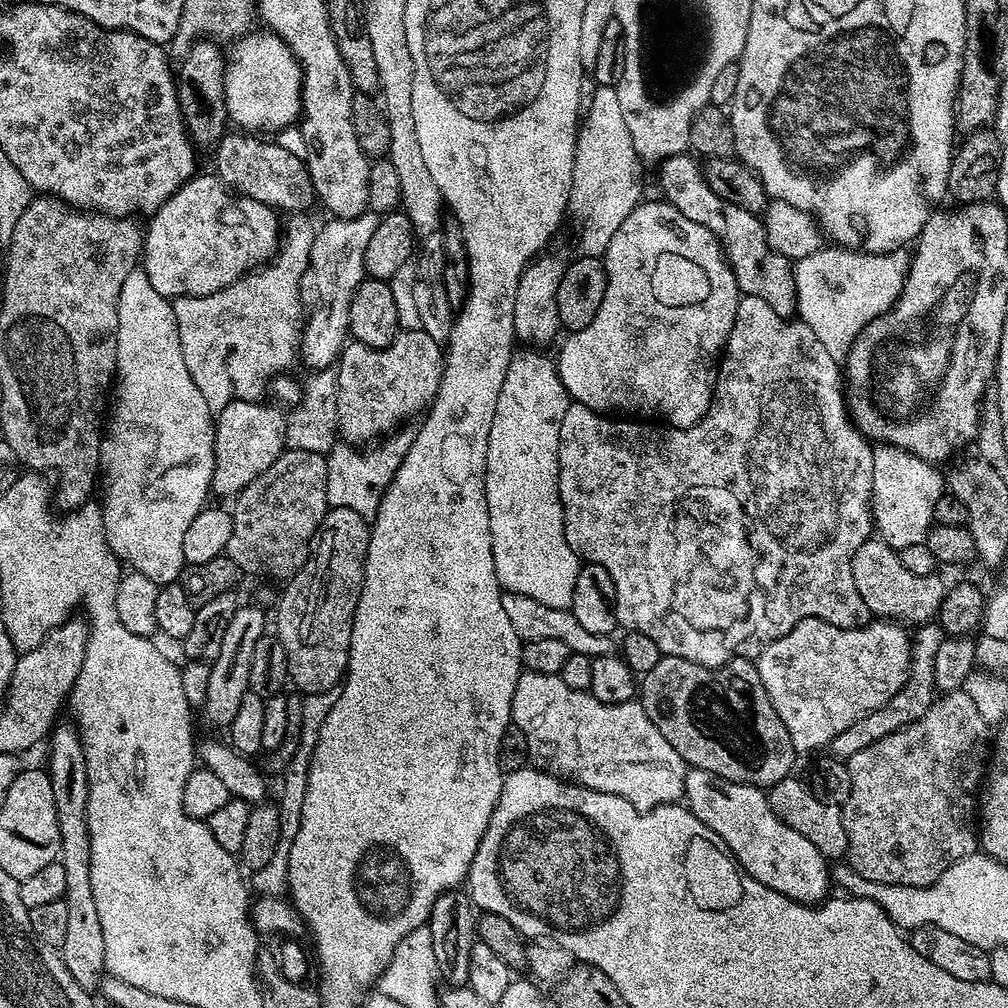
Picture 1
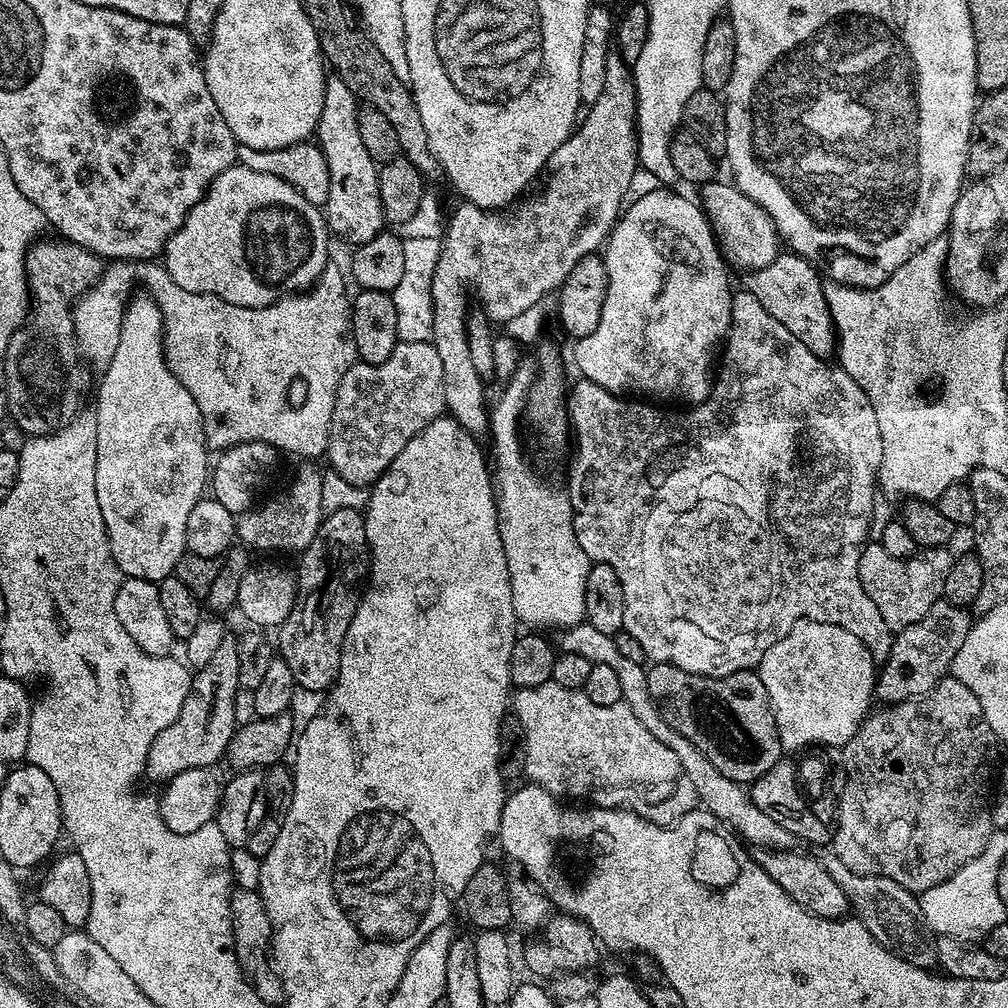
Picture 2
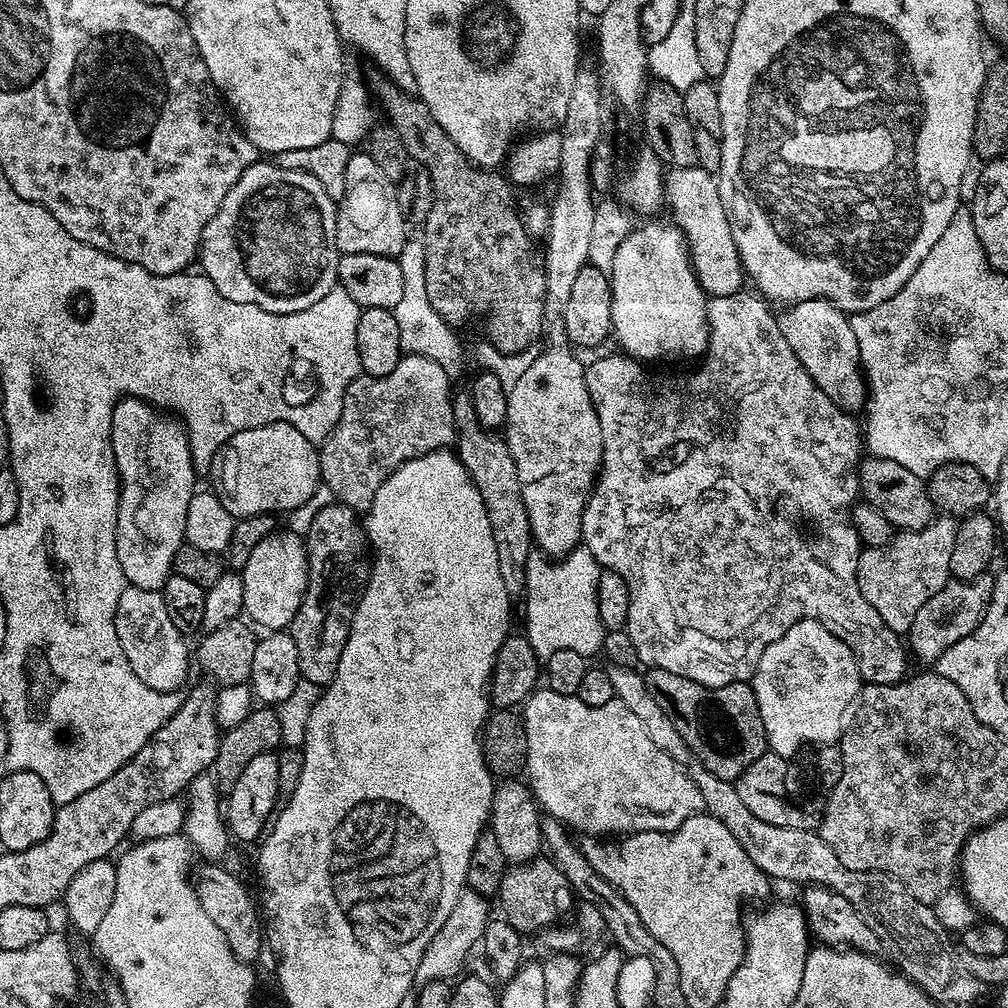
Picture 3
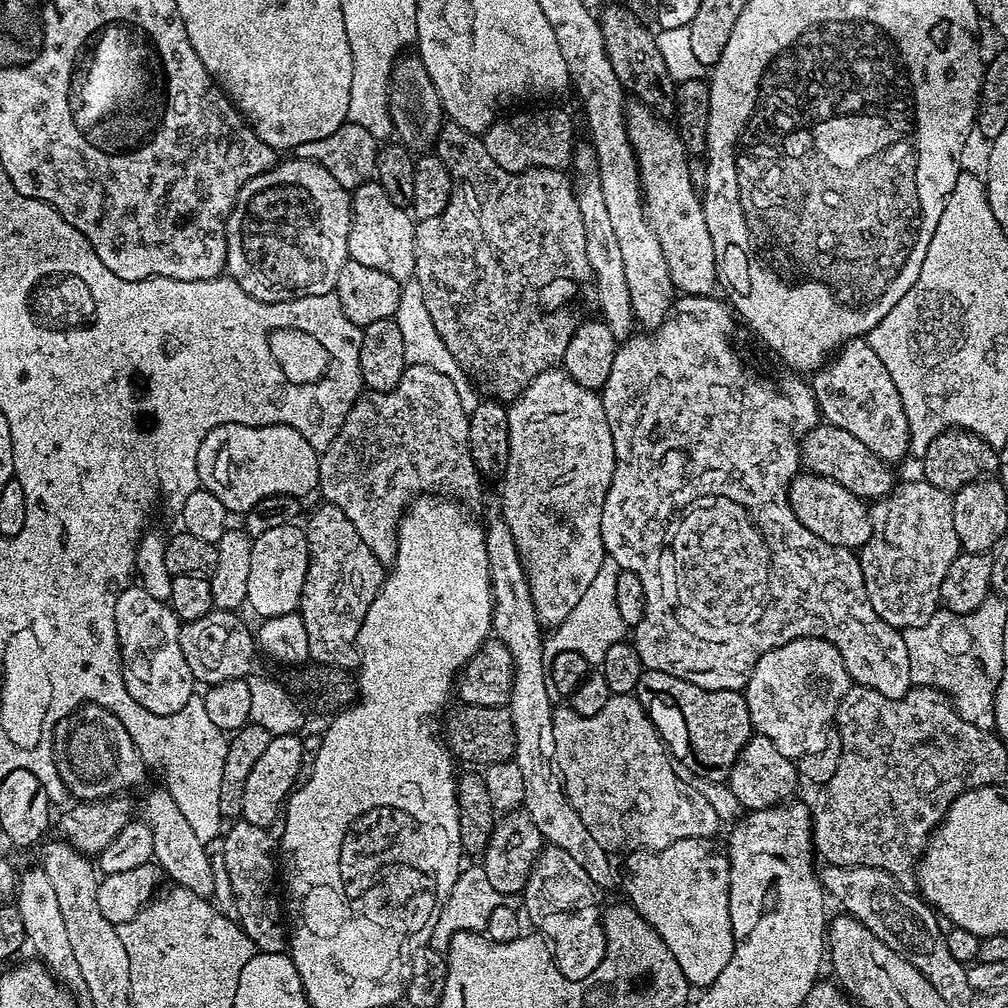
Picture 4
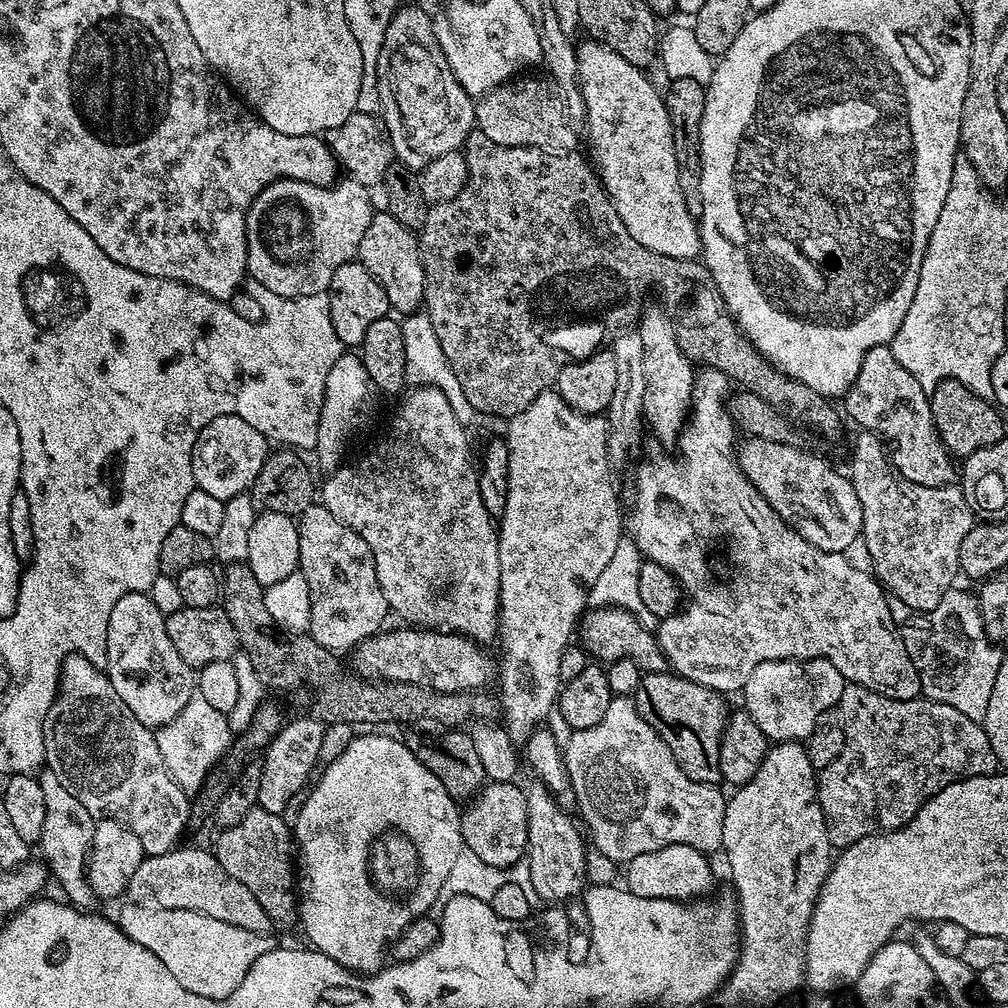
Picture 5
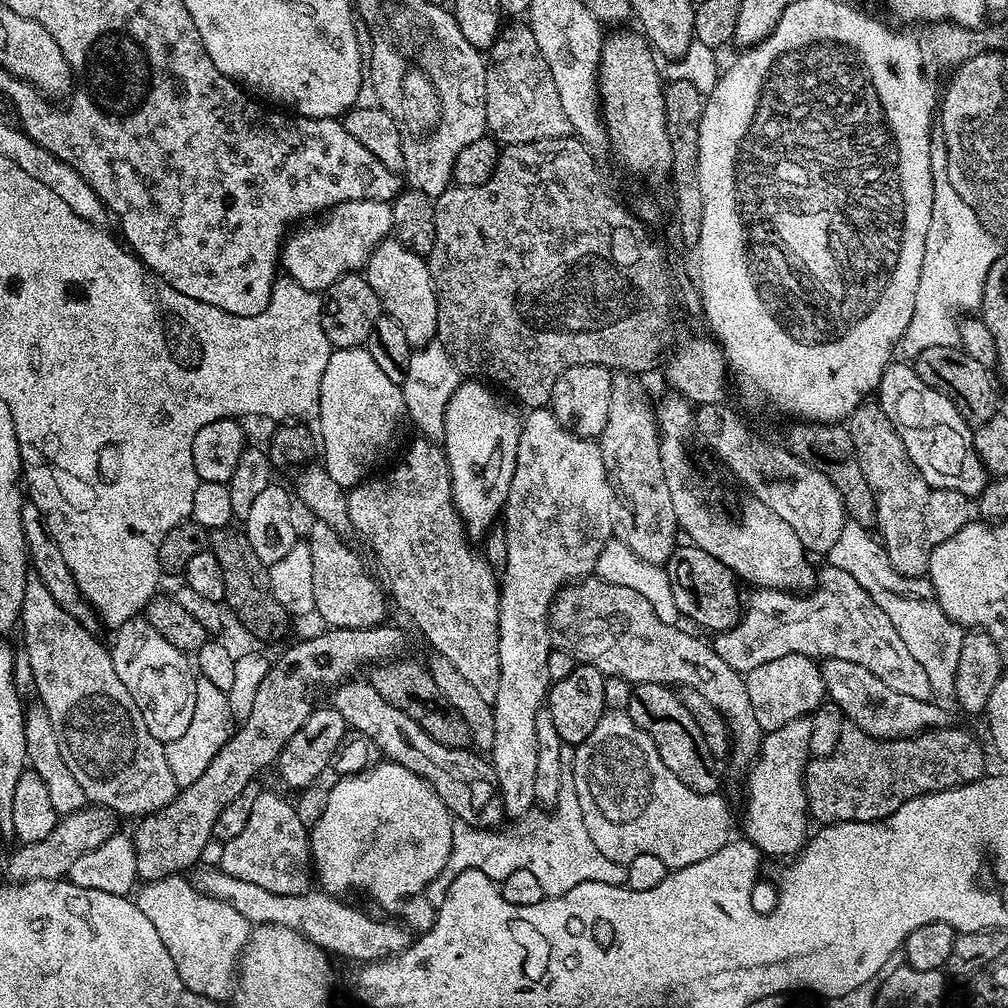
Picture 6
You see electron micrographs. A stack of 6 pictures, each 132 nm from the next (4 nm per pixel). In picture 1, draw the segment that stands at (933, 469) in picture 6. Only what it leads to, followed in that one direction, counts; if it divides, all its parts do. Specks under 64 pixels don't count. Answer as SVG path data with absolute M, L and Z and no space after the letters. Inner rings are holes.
M681 154L659 165L663 199L673 204L690 221L698 222L713 232L743 295L762 298L762 302L766 302L774 314L791 317L796 312L796 274L793 265L768 245L768 234L764 231L761 217L749 210L742 210L733 202L726 202L726 198L718 198L718 194L710 190L701 165L695 162L691 155Z

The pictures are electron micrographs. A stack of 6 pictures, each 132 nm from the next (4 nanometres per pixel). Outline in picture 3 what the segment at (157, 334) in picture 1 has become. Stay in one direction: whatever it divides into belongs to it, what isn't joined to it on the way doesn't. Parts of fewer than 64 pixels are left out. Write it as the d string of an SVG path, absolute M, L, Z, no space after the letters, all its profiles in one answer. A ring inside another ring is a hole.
M125 398L119 400L112 411L112 453L114 454L116 470L120 477L120 501L118 502L118 522L116 523L118 566L122 566L122 574L124 575L125 581L131 587L150 590L151 592L160 592L164 584L168 581L169 576L173 575L172 563L174 562L174 554L178 554L180 547L186 543L184 531L186 530L187 504L190 502L192 494L198 488L198 485L196 485L198 473L192 461L192 455L190 454L188 434L184 431L183 423L175 415L149 404L147 400Z

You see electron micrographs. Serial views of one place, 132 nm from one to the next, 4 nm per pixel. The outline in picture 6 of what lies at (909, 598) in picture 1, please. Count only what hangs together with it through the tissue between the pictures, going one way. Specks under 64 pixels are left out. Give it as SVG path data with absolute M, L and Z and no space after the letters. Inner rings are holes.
M861 402L847 417L846 427L854 442L856 460L866 474L872 491L876 493L874 515L880 523L880 532L885 552L894 570L900 576L923 577L928 570L928 555L946 538L950 538L962 526L969 523L969 497L954 490L932 488L920 476L920 472L910 462L904 449L902 438L888 419L888 415L875 403Z

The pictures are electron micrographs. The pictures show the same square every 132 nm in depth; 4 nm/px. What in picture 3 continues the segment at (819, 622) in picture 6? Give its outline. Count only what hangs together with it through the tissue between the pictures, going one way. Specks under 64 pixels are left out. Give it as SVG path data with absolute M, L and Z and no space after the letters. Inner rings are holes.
M748 290L711 297L708 301L708 349L705 350L702 359L697 363L701 364L685 380L671 380L668 376L651 376L644 369L647 367L641 361L633 360L627 354L600 356L592 365L589 363L585 367L586 390L590 394L594 410L598 414L598 426L602 426L602 462L600 463L600 474L596 477L596 484L592 487L592 493L588 495L588 501L582 514L580 535L583 547L588 548L590 554L594 554L594 558L600 563L601 569L622 574L622 578L630 590L630 614L628 615L626 631L630 634L630 642L634 642L634 650L638 650L641 665L658 670L670 670L670 674L682 674L682 678L690 678L702 686L710 686L711 688L726 686L739 680L748 682L751 681L752 675L756 672L758 658L762 658L762 650L766 650L766 646L770 646L770 642L778 642L778 638L782 638L782 634L786 634L786 630L790 630L790 626L794 626L794 622L817 620L822 622L822 626L826 626L826 630L830 630L830 634L842 638L842 642L846 642L846 646L850 646L850 650L854 654L854 662L858 666L860 678L864 684L899 684L901 680L905 679L906 673L909 671L909 669L907 670L909 657L906 655L906 644L897 632L890 630L890 626L886 626L886 622L882 622L882 618L878 618L878 610L874 610L874 606L870 606L870 602L866 602L866 598L862 598L862 590L858 590L858 558L862 551L862 543L852 520L846 515L861 495L858 475L862 459L861 425L856 425L857 417L855 415L843 412L837 404L830 402L830 398L826 398L826 394L822 394L822 390L818 390L814 378L810 378L810 374L806 374L806 366L802 366L802 362L798 362L798 354L794 354L794 350L790 350L790 342L786 342L786 338L782 338L779 319L774 315L774 312L772 316L772 312L768 308L771 308L769 301Z

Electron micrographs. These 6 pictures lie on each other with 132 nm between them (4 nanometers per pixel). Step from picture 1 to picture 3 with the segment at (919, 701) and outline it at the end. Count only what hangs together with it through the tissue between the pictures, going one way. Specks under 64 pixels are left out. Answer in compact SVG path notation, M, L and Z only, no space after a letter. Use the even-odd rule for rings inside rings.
M985 574L976 580L957 580L949 579L946 586L942 586L942 590L938 590L938 594L934 594L934 598L930 598L930 602L926 602L926 606L922 606L922 610L918 610L918 614L914 614L914 622L910 626L910 630L906 633L906 644L910 649L911 655L917 656L920 660L925 660L925 665L935 665L936 659L954 646L954 642L962 642L962 638L966 638L966 634L970 634L982 622L982 618L986 614L986 606L990 602L990 594L992 593L993 577Z

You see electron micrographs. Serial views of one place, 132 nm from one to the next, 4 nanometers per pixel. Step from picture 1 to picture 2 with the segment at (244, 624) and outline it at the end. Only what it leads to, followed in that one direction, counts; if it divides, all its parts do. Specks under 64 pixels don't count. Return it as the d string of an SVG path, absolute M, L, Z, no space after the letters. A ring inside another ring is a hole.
M225 634L222 646L218 646L217 652L210 657L210 662L206 662L206 666L193 675L190 690L182 702L182 710L178 710L178 718L174 718L174 722L170 722L170 726L166 726L166 730L162 730L158 738L154 738L144 763L144 776L147 779L167 782L182 774L182 770L212 768L216 763L221 763L225 759L227 747L230 746L231 736L238 727L234 702L241 690L238 674L238 640L235 635L232 637L232 634Z

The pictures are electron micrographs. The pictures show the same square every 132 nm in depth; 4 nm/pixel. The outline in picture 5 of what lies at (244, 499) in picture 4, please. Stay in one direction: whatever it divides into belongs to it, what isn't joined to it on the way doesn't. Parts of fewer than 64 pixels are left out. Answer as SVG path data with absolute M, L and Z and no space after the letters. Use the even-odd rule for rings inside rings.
M237 416L214 418L205 424L192 448L192 473L196 487L222 501L248 492L256 483L269 451L270 441L261 432L254 430L250 422Z

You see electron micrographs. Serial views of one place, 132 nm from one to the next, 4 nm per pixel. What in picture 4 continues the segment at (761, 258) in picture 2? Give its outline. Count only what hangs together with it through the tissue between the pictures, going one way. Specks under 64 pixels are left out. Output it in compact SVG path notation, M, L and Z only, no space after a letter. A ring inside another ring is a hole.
M645 104L627 105L624 125L628 140L640 167L640 186L644 189L644 212L669 266L677 293L686 296L710 296L717 291L714 242L710 242L708 219L701 193L690 182L689 154L671 123L665 122Z

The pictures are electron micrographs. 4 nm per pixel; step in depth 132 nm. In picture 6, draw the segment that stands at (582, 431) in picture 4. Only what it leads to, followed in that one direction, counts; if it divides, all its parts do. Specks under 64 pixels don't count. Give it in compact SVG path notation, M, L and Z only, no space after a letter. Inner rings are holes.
M547 407L538 408L527 413L522 420L520 429L520 441L518 442L518 452L516 454L516 465L514 466L514 474L510 482L510 490L508 491L508 501L504 503L502 513L502 525L505 530L507 557L506 568L499 581L500 589L500 617L498 618L498 652L500 654L500 677L498 678L498 694L494 697L494 711L496 713L496 746L494 755L500 761L495 761L496 778L500 784L505 784L511 788L516 788L516 784L520 784L520 788L524 788L525 782L534 782L535 772L535 738L527 731L524 733L524 719L529 719L530 714L539 710L542 701L548 695L550 687L550 679L548 680L548 644L550 648L550 629L548 627L548 612L552 608L552 602L556 599L556 595L561 588L565 587L569 582L575 581L577 578L584 578L595 569L596 559L600 556L600 551L606 546L608 540L613 539L611 526L611 504L613 501L613 492L611 484L608 481L606 468L603 466L602 454L595 439L587 440L581 436L575 436L570 430L566 430L558 422L556 415Z

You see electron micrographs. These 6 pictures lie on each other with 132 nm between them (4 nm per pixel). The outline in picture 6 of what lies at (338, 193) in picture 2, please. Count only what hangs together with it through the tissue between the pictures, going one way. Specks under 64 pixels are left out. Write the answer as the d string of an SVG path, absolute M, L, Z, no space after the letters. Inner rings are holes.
M395 238L383 240L372 253L366 265L368 284L378 294L378 302L383 315L392 317L402 330L406 330L406 338L413 346L428 346L437 339L440 319L438 318L438 302L436 287L428 269L428 261L419 252L412 252Z

